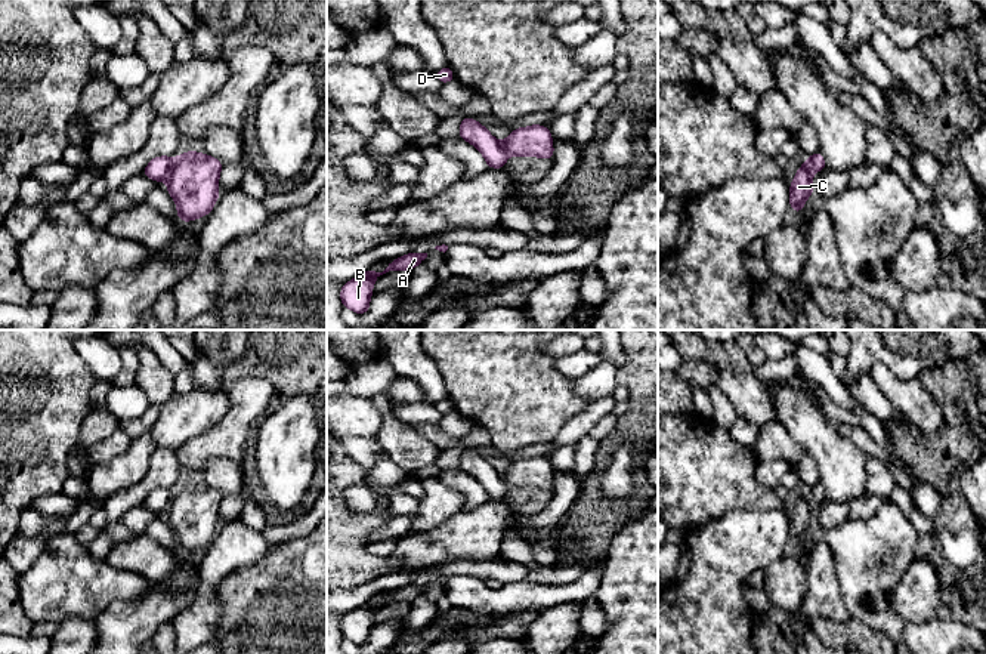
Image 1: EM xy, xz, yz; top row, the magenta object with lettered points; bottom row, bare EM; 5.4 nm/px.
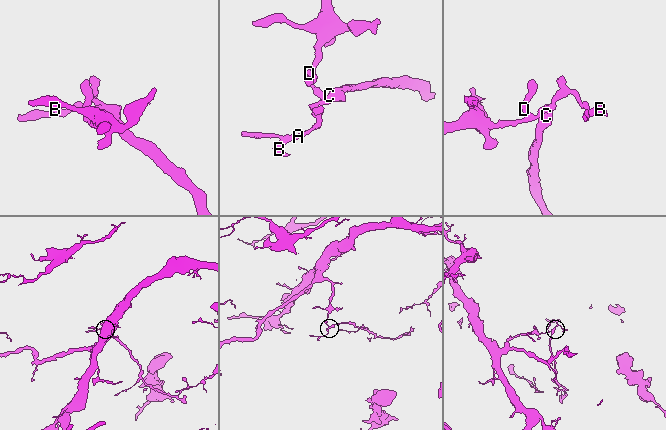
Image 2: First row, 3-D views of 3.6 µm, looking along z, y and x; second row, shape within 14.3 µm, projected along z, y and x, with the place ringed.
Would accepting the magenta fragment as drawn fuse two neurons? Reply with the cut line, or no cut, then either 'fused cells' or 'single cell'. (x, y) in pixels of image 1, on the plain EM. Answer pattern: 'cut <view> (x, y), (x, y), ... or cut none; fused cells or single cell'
cut xy (176, 490), (166, 509); fused cells

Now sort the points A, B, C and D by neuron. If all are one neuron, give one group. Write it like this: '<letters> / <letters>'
A B D / C

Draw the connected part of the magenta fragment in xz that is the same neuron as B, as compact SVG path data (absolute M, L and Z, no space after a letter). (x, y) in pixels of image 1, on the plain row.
M407 584L402 589L392 590L383 604L367 601L356 610L341 616L340 632L343 639L347 639L361 648L370 642L370 630L373 627L373 617L375 611L389 602L412 602L417 596L423 595L427 584Z

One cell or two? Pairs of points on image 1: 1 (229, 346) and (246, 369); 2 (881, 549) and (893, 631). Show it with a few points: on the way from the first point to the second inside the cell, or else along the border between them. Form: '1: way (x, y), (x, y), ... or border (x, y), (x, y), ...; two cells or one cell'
1: border (247, 345), (238, 358), (220, 370); two cells
2: way (877, 570), (878, 610); one cell

